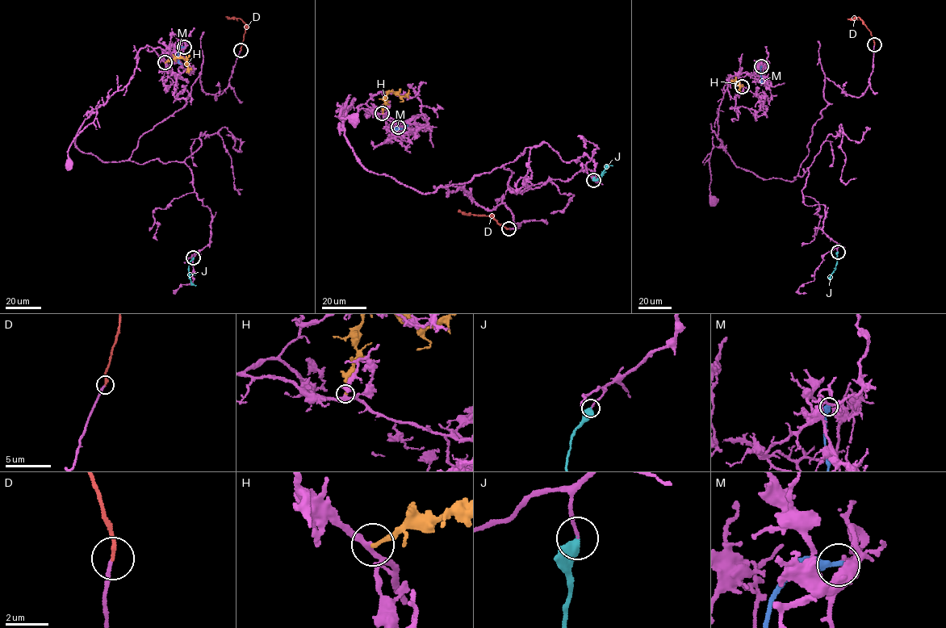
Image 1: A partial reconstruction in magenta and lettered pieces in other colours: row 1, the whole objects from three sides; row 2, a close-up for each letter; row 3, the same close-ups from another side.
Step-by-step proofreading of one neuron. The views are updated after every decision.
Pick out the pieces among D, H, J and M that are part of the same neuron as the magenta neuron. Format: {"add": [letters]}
{"add": ["D", "H", "J"]}

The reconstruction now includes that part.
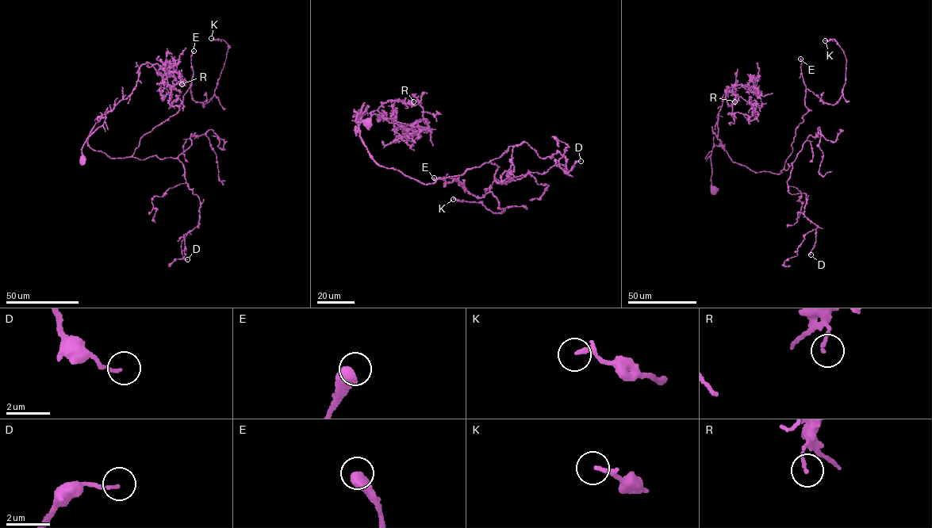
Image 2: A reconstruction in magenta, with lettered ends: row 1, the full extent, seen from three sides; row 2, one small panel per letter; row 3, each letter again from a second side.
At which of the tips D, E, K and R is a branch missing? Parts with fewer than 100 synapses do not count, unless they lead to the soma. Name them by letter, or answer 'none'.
E

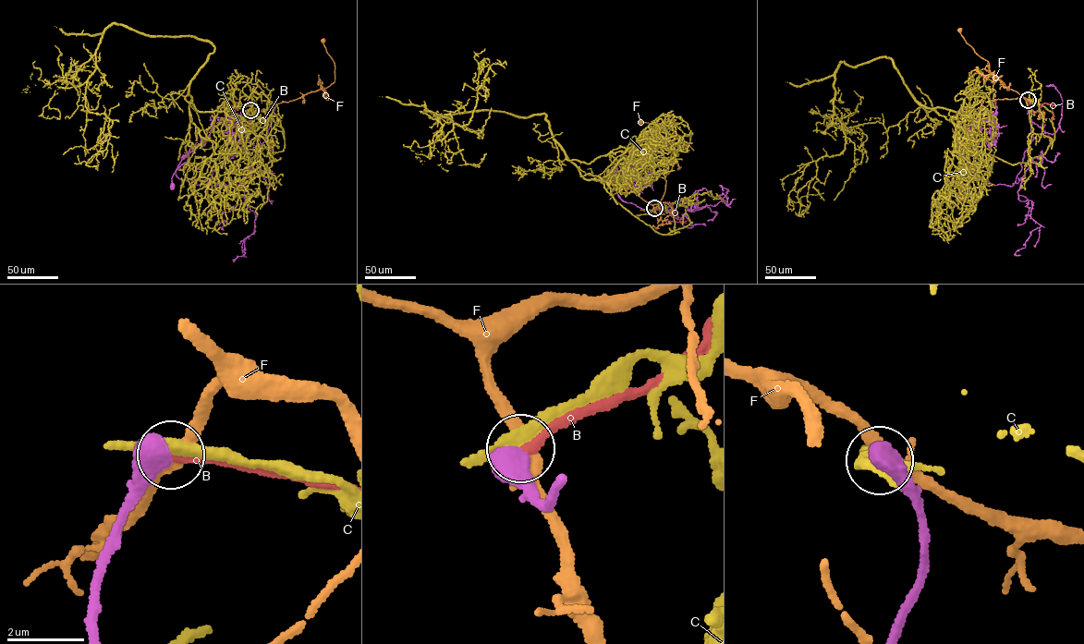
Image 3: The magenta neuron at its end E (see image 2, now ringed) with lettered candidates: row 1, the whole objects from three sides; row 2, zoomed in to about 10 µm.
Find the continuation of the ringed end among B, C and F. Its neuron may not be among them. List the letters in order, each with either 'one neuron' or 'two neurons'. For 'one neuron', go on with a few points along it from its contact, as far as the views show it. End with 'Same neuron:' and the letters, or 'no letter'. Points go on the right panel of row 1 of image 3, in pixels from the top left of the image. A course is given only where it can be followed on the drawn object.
B: one neuron; it runs (1028, 100), (1034, 104), (1052, 105), (1053, 119)
C: two neurons
F: two neurons
Same neuron: B

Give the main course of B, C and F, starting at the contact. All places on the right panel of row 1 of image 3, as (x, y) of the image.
B: (1028, 100), (1034, 104), (1052, 105), (1053, 119)
C: (1028, 100), (1054, 139), (1013, 164), (891, 59), (839, 63), (845, 148), (806, 209)
F: (1029, 100), (1017, 91), (1007, 90), (994, 74), (990, 73), (989, 62), (974, 52), (959, 30)

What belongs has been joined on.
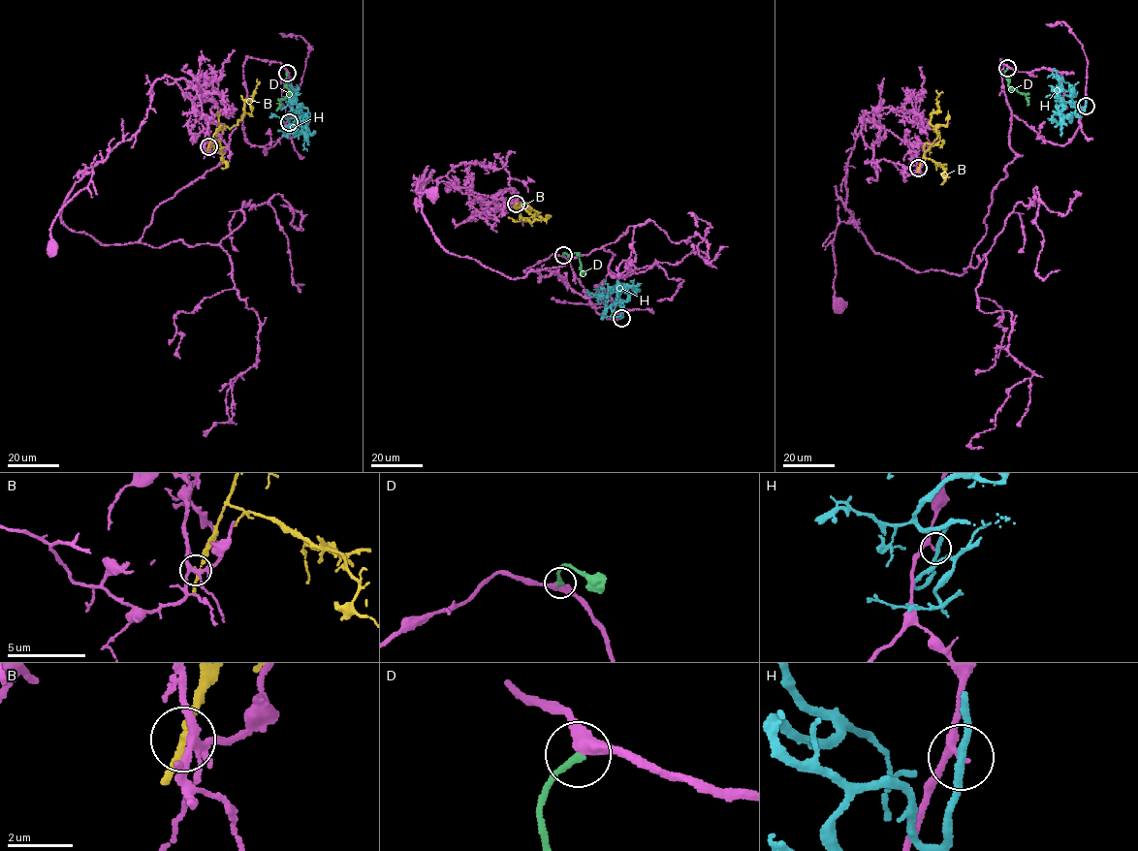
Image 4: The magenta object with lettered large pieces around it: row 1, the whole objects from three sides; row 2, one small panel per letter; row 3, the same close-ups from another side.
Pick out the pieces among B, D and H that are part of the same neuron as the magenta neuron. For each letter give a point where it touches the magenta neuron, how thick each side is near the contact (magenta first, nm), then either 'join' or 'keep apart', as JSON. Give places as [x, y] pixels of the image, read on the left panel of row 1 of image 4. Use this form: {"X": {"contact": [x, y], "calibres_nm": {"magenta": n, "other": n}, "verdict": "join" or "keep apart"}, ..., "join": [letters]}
{"B": {"contact": [208, 146], "calibres_nm": {"magenta": 220, "other": 170}, "verdict": "keep apart"}, "D": {"contact": [287, 73], "calibres_nm": {"magenta": 360, "other": 240}, "verdict": "keep apart"}, "H": {"contact": [289, 122], "calibres_nm": {"magenta": 200, "other": 240}, "verdict": "keep apart"}, "join": []}

